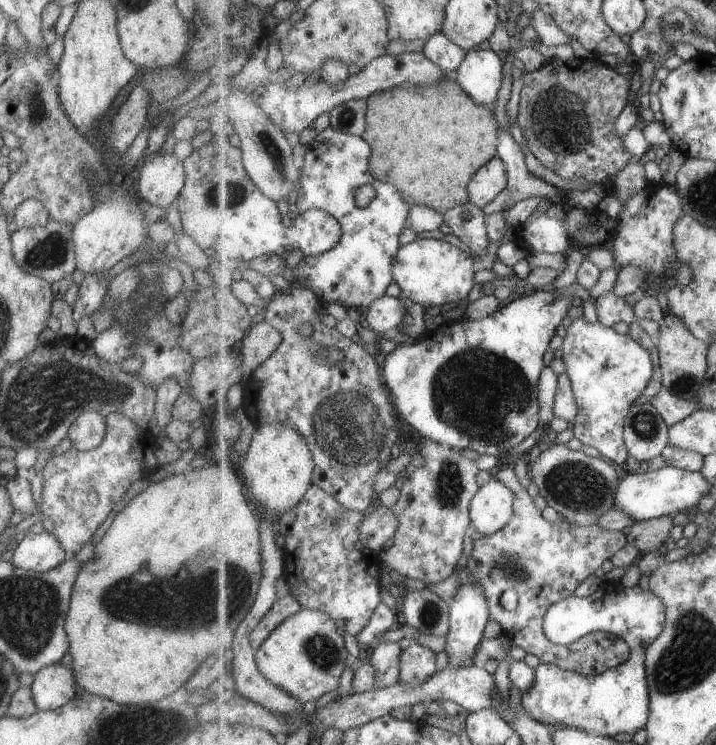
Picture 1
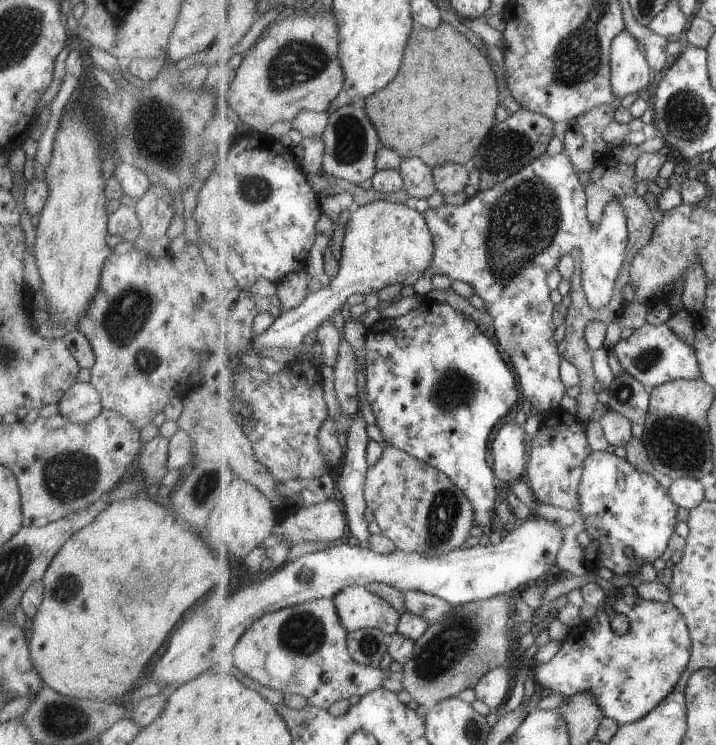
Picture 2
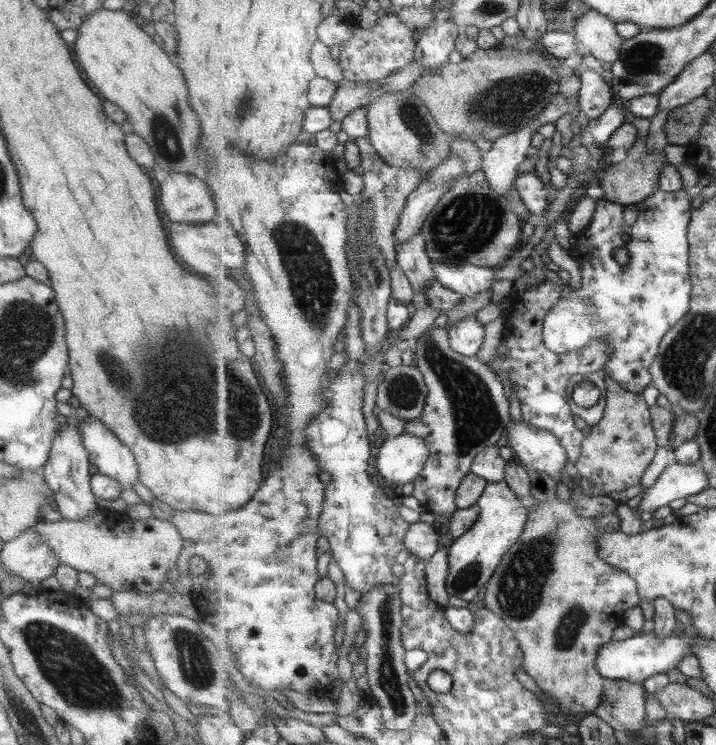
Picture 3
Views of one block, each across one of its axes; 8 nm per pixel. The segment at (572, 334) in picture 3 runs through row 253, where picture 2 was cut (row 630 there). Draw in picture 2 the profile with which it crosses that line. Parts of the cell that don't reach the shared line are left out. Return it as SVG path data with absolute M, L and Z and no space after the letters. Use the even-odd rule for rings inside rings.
M625 586L624 588L621 588L619 592L622 593L623 596L612 604L612 616L609 616L607 612L602 612L599 608L599 611L597 611L597 614L594 617L583 623L581 634L577 634L575 638L569 638L569 640L563 641L558 654L547 662L547 664L537 666L533 674L536 685L546 693L557 692L565 698L573 697L574 695L583 692L592 693L596 697L597 703L602 707L605 717L613 718L621 726L642 720L647 716L647 714L650 714L658 705L660 705L662 701L665 701L669 697L669 694L673 693L673 690L676 690L678 683L681 681L682 675L685 673L685 670L688 670L688 665L692 658L692 636L685 616L683 616L683 614L681 614L681 612L671 602L661 603L656 601L647 601L646 599L636 595L633 586ZM624 617L629 623L628 631L625 634L617 634L612 625L614 620L613 618Z

